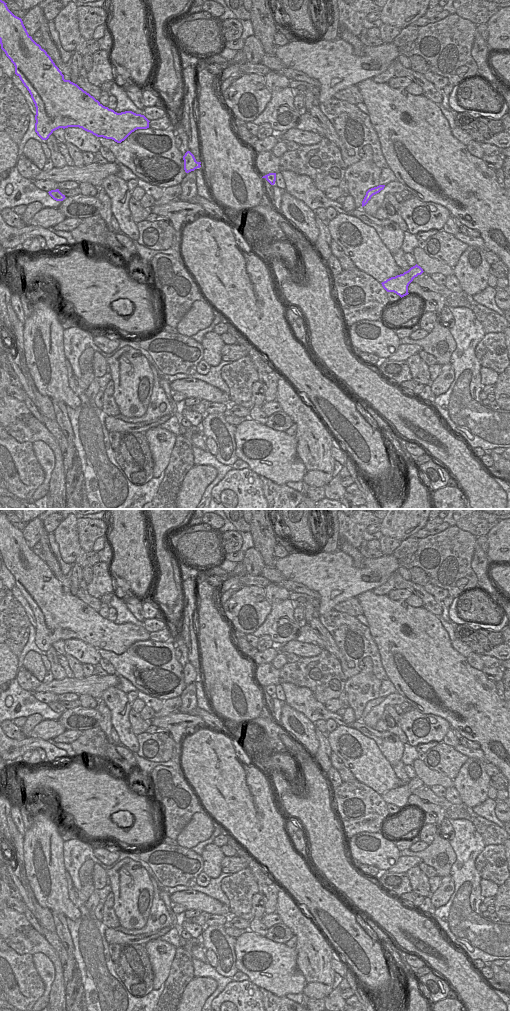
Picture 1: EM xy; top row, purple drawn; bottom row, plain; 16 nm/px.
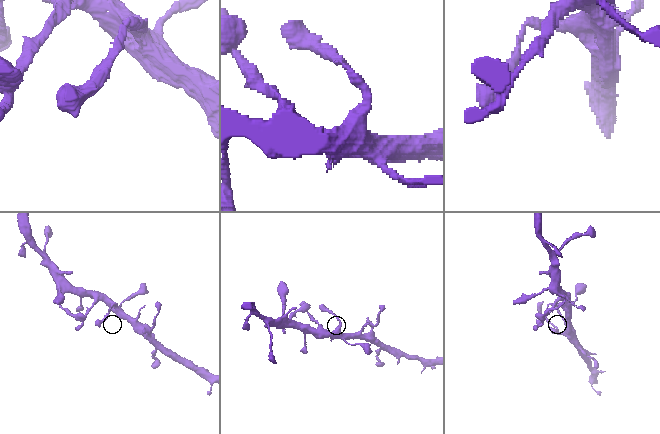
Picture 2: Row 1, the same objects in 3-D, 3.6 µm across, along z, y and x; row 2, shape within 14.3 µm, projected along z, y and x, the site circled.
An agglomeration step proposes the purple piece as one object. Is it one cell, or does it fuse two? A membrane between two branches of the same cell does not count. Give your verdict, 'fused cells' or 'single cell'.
fused cells

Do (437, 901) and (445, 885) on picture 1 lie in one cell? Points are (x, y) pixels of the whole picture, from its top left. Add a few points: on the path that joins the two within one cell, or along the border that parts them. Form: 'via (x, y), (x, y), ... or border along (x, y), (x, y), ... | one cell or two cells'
via (440, 897), (445, 889) | one cell

